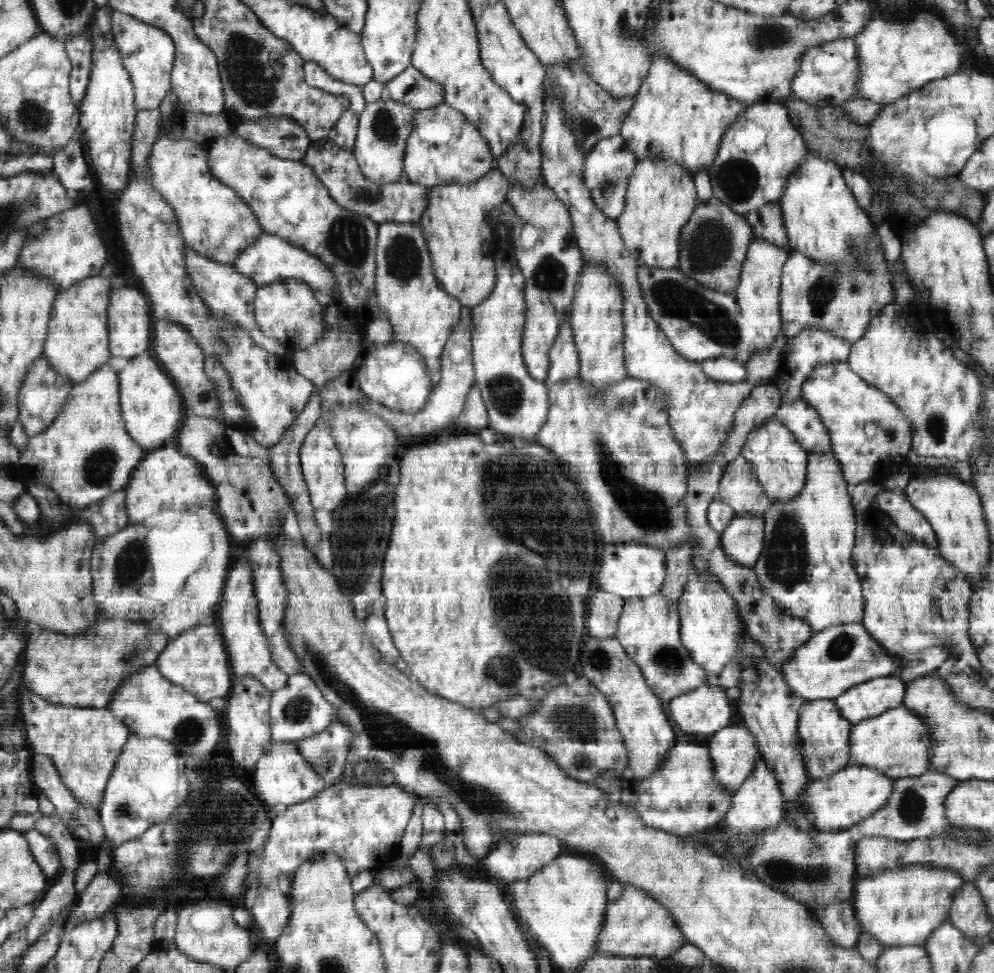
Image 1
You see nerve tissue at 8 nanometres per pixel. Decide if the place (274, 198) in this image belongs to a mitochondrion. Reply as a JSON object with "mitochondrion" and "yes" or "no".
{"mitochondrion":"no"}

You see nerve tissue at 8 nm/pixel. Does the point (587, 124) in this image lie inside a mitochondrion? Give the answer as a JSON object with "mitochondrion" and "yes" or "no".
{"mitochondrion":"yes"}

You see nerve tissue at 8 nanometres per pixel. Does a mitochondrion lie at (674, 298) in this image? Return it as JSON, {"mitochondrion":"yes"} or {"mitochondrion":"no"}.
{"mitochondrion":"yes"}

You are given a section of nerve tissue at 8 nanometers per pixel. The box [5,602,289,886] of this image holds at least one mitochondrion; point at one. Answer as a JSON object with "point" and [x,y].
{"point":[230,807]}

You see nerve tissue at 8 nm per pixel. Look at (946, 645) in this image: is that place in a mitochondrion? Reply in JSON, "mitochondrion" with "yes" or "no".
{"mitochondrion":"yes"}

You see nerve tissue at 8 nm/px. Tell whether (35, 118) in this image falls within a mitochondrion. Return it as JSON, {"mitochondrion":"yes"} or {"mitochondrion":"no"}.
{"mitochondrion":"yes"}

